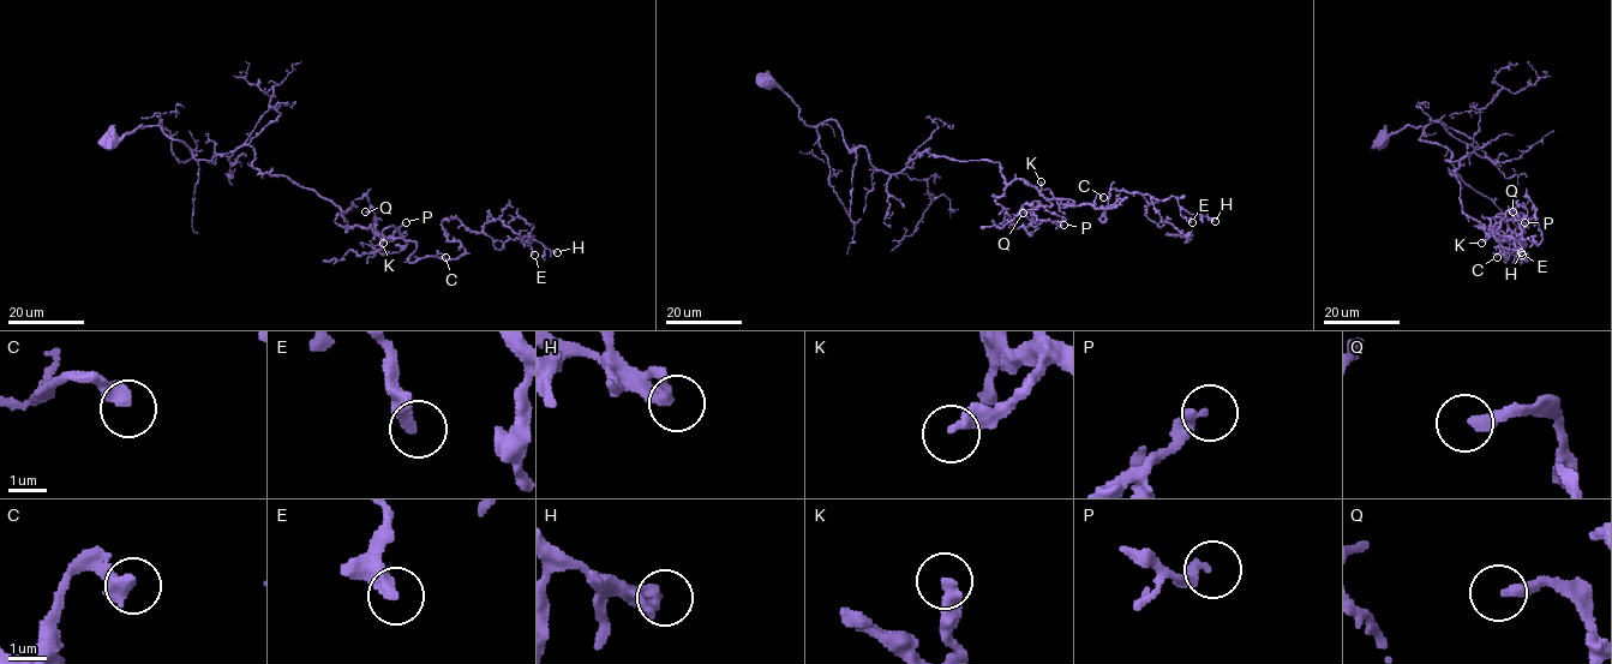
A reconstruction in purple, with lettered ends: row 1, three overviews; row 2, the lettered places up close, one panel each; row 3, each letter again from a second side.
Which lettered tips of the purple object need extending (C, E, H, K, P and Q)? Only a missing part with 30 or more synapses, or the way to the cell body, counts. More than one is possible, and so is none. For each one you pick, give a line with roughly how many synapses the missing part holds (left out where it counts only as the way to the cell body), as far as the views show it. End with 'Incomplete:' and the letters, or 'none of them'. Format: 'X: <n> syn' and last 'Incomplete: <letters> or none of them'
Incomplete: none of them

